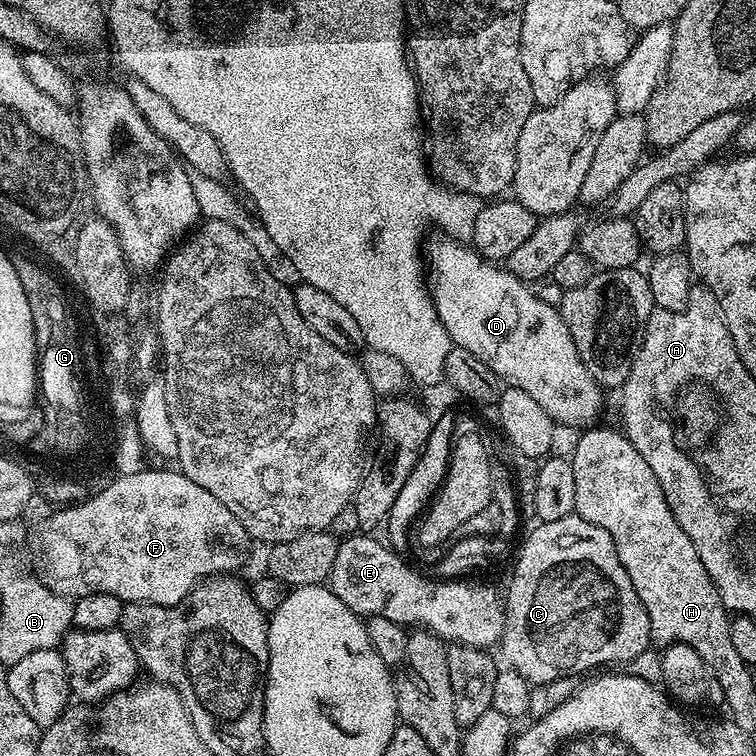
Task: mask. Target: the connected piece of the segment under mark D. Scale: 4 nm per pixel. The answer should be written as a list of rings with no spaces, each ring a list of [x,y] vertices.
[[[433,239],[426,248],[426,268],[426,283],[432,304],[436,307],[436,317],[442,326],[446,326],[455,347],[481,359],[507,387],[526,390],[526,394],[530,394],[530,398],[534,398],[534,402],[538,402],[555,423],[577,426],[589,423],[587,420],[599,410],[605,393],[581,362],[574,338],[570,338],[566,322],[553,305],[551,308],[542,297],[535,296],[528,289],[531,287],[521,282],[507,267],[485,260],[475,248],[458,240]]]

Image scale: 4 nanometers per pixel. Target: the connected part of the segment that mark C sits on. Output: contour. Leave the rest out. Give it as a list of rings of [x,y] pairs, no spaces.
[[[575,514],[566,518],[558,518],[558,522],[537,523],[535,527],[536,529],[525,538],[524,545],[520,548],[520,557],[516,560],[512,581],[508,584],[508,596],[506,592],[506,623],[502,649],[504,648],[504,656],[508,659],[505,660],[507,667],[518,670],[518,674],[525,676],[529,684],[535,686],[554,682],[554,678],[588,674],[593,670],[603,669],[600,668],[603,664],[620,664],[623,660],[625,663],[638,658],[638,654],[642,654],[642,650],[646,650],[653,643],[650,618],[634,590],[634,582],[630,582],[630,574],[626,574],[622,562],[618,562],[618,550],[614,550],[614,538],[610,538],[610,534],[606,534],[606,530],[602,530],[602,526],[598,526],[594,522],[586,522],[581,516]]]

